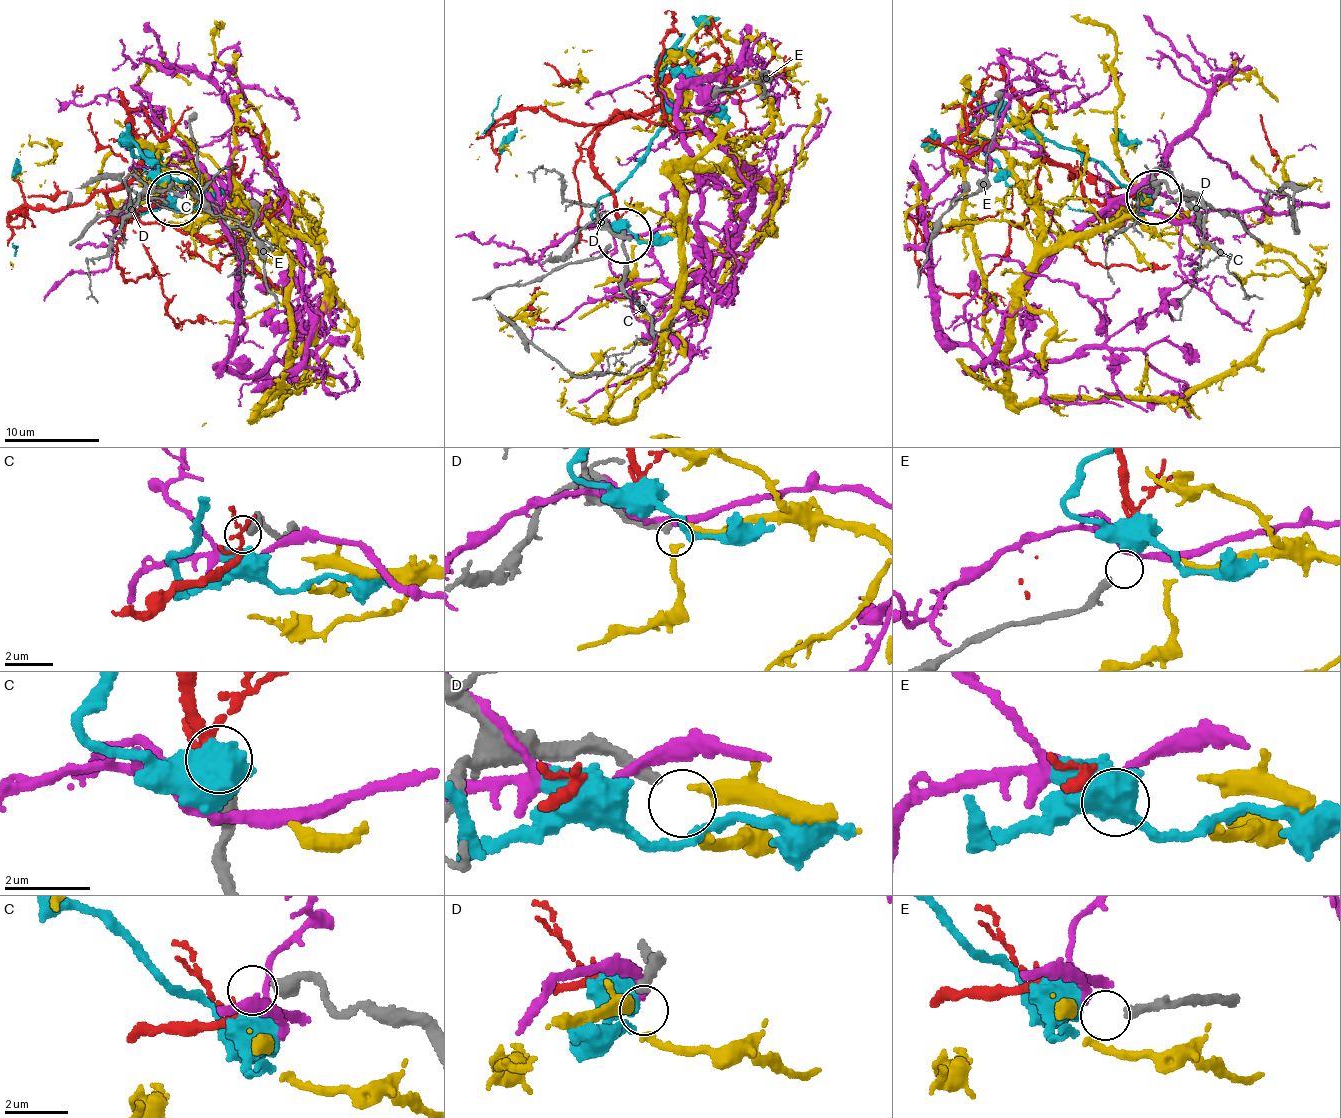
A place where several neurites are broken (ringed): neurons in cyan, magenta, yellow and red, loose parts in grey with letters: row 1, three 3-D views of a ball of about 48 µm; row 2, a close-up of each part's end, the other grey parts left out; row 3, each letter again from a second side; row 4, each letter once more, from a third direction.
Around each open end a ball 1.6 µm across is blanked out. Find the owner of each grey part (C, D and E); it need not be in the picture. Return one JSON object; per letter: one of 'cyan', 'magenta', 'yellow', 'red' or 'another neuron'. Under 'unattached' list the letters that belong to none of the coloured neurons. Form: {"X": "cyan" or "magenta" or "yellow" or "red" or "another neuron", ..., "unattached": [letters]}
{"C": "red", "D": "yellow", "E": "another neuron", "unattached": ["E"]}

